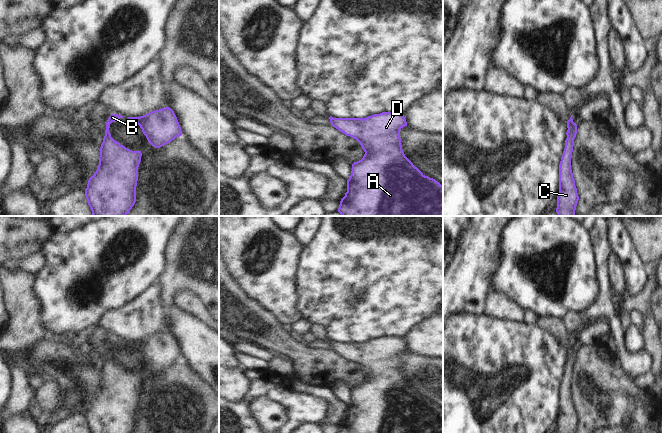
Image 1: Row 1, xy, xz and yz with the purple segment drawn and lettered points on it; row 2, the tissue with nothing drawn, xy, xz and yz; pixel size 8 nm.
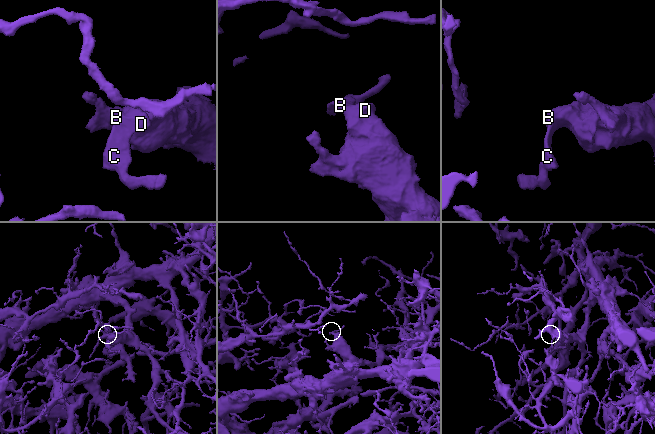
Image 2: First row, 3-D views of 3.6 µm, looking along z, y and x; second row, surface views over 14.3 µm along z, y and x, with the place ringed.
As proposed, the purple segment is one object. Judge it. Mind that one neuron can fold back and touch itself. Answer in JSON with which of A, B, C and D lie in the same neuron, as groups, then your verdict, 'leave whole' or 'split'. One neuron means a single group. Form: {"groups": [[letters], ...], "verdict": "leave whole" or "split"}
{"groups": [["A", "B", "C", "D"]], "verdict": "leave whole"}

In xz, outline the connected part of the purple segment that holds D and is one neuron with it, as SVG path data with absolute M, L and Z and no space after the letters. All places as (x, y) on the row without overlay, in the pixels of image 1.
M382 336L380 338L374 338L366 342L333 342L329 341L331 350L338 353L340 356L344 357L346 360L350 360L356 363L365 378L363 382L352 388L352 395L349 403L347 404L347 416L345 420L341 423L338 433L443 433L443 409L437 406L435 403L425 400L413 387L405 380L400 362L400 354L407 350L406 343L403 338L398 338L394 336Z

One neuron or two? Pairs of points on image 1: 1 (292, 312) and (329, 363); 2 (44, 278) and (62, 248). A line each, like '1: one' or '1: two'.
1: two
2: one

